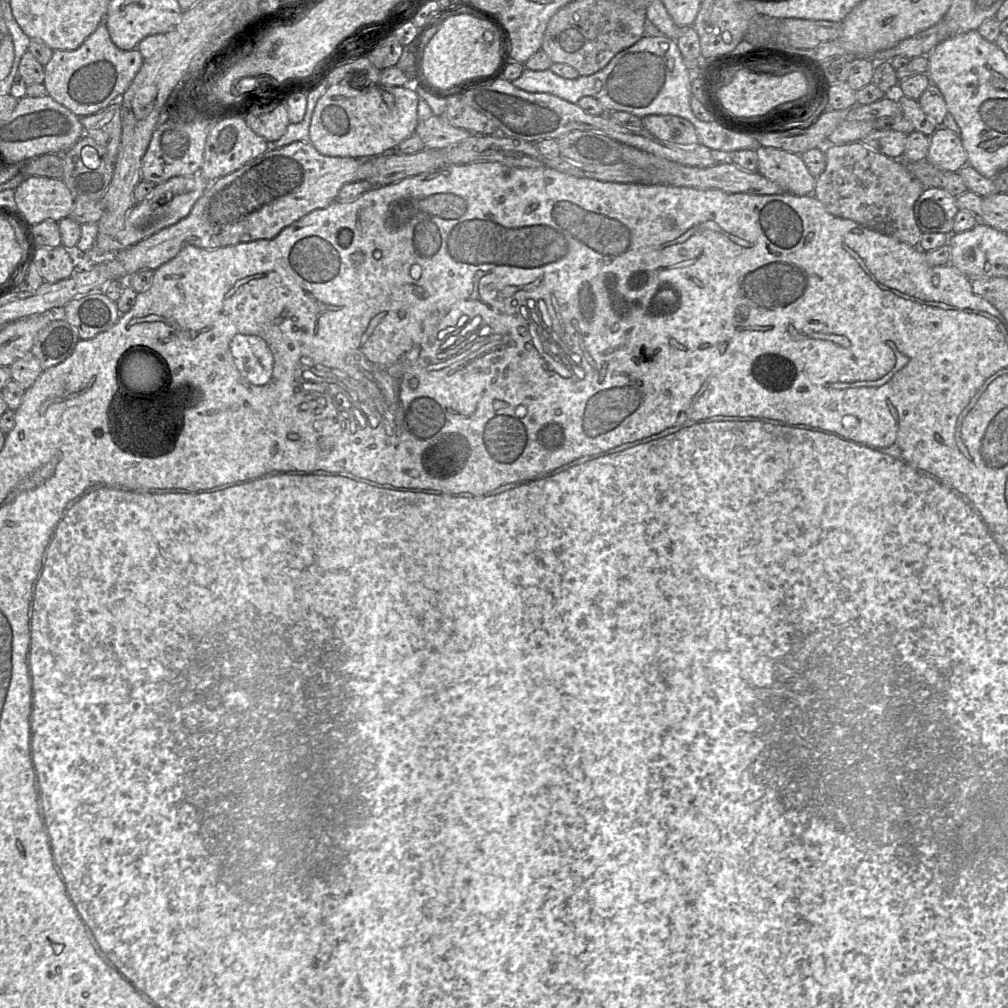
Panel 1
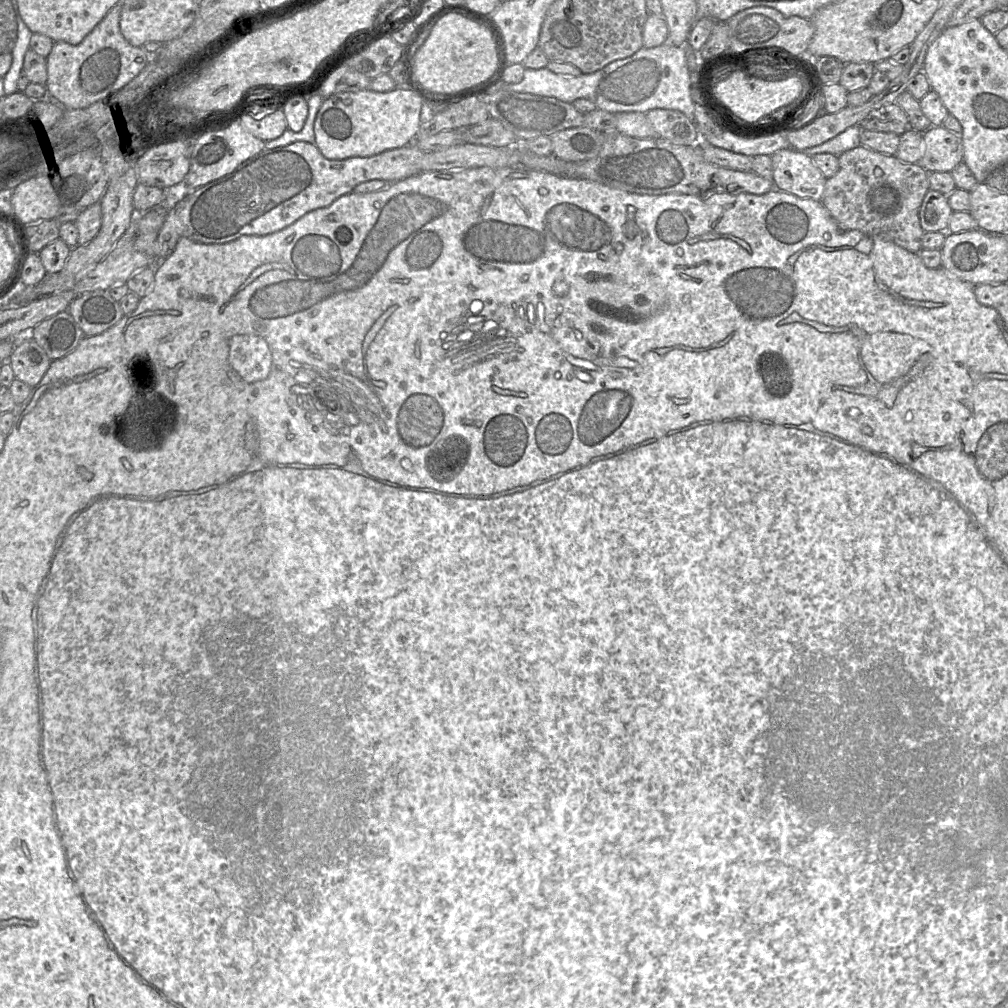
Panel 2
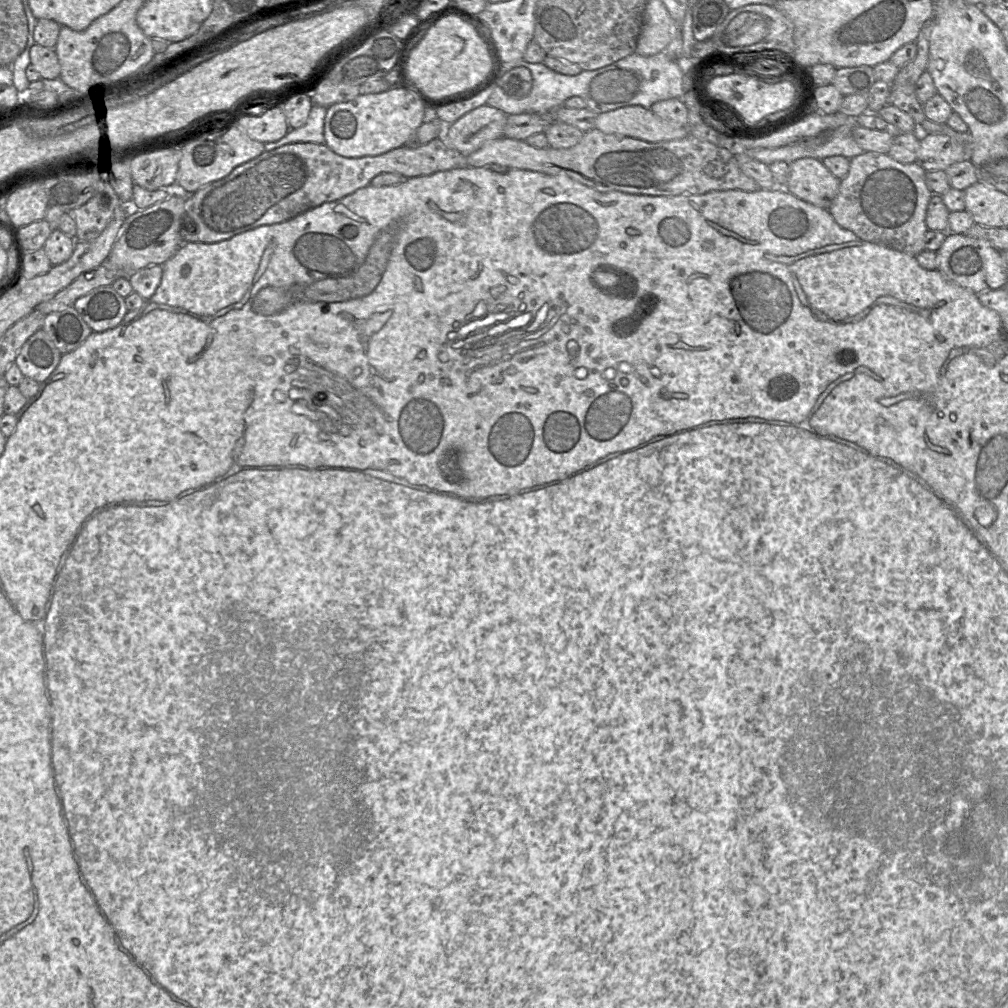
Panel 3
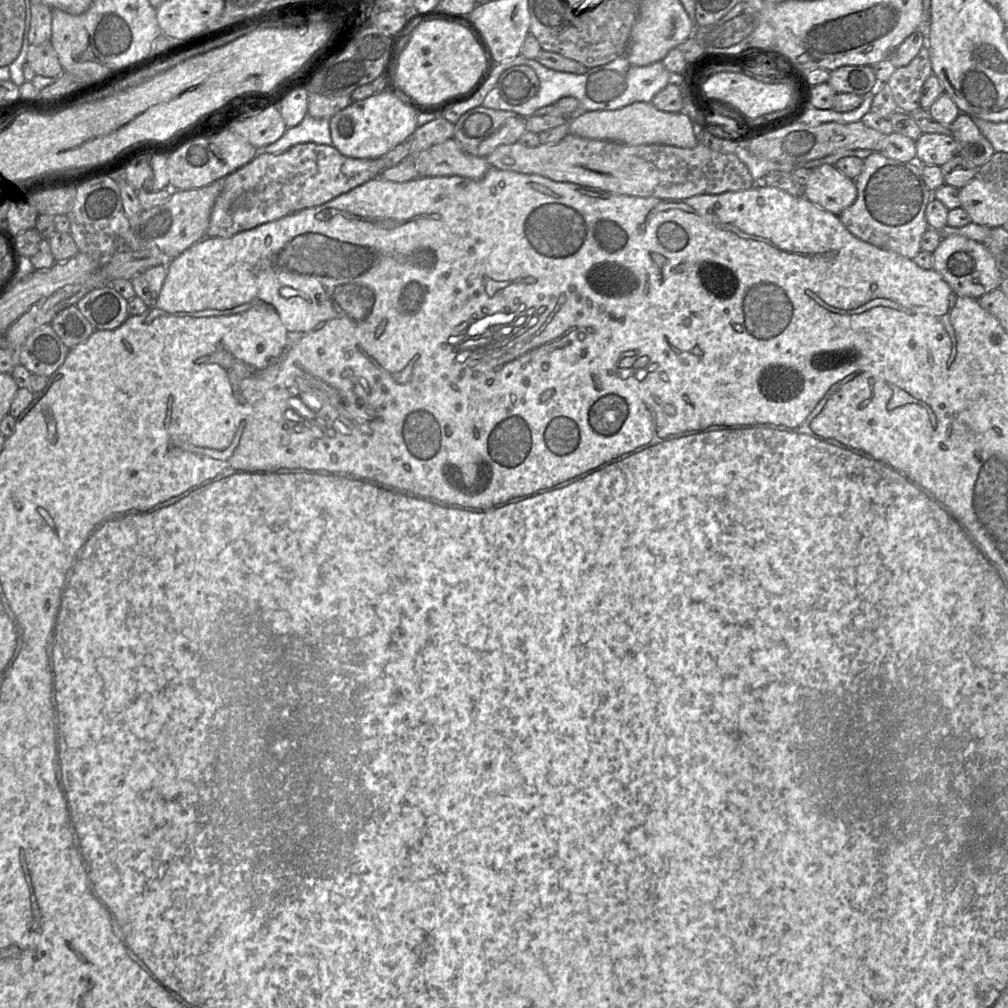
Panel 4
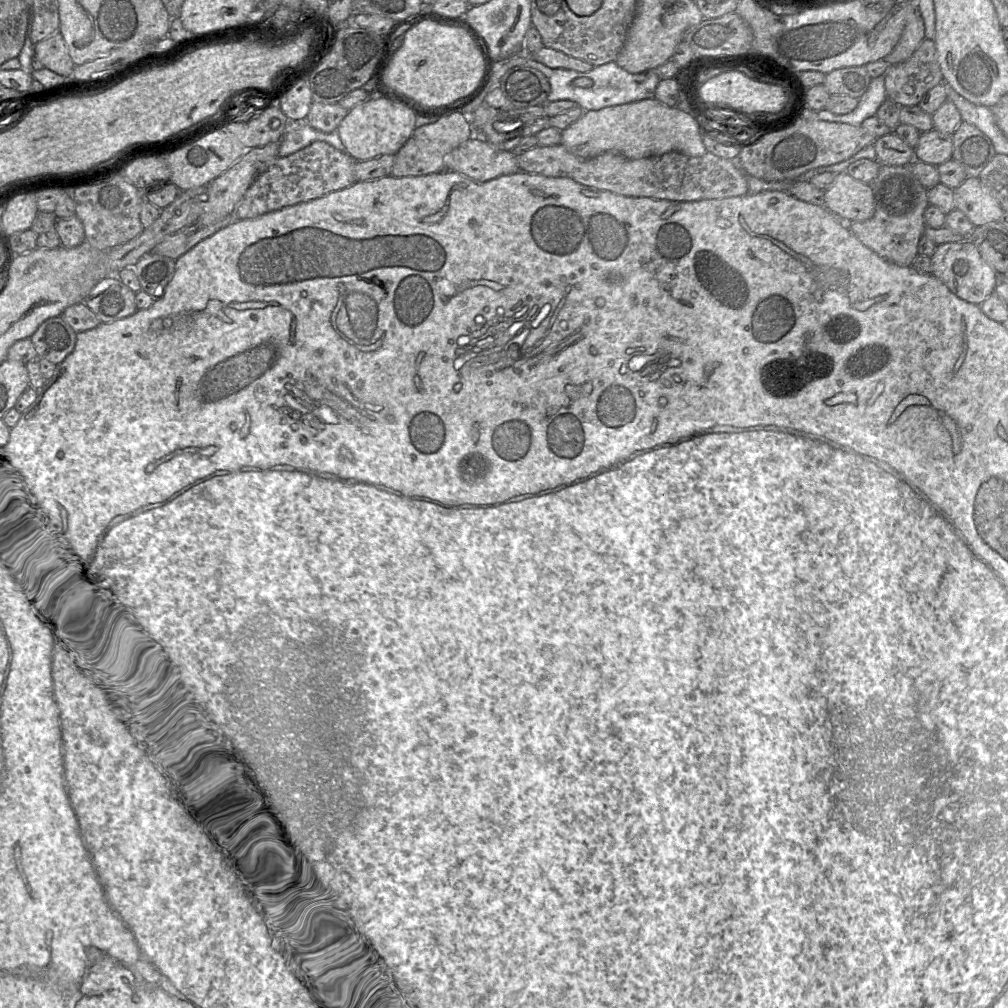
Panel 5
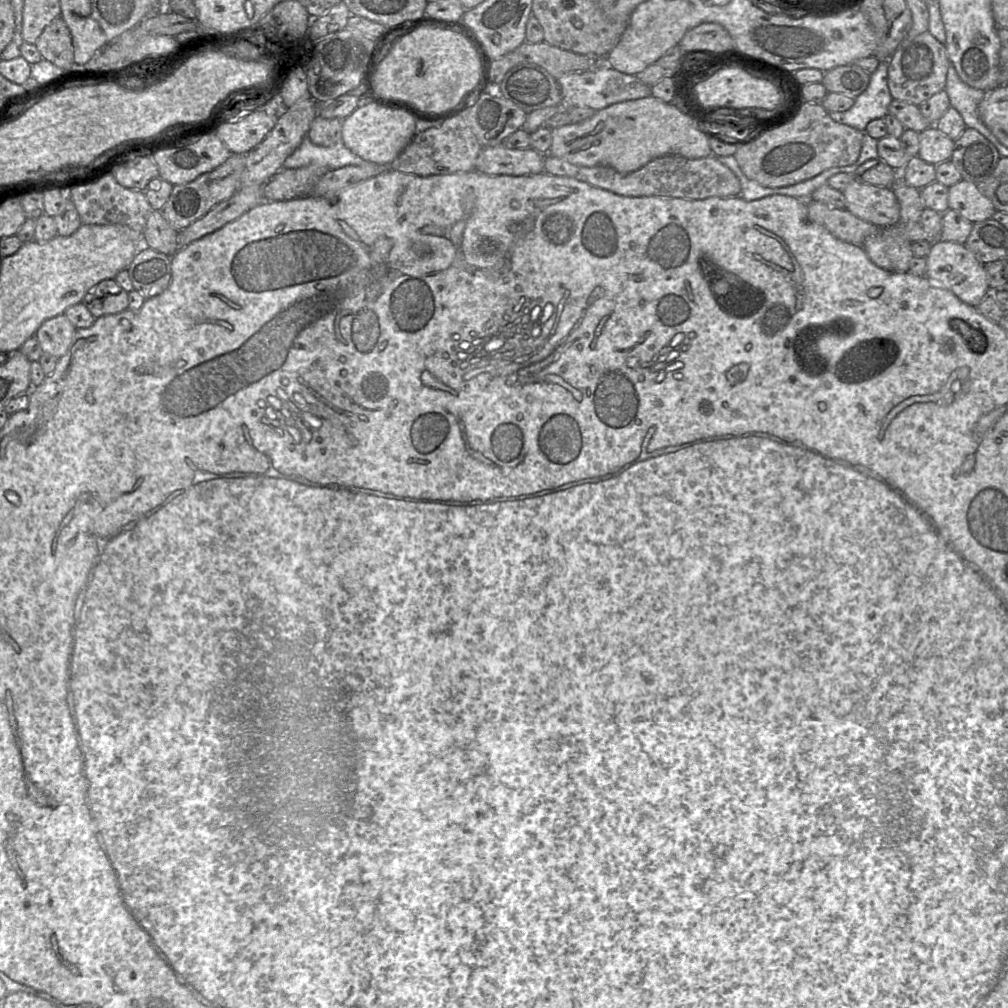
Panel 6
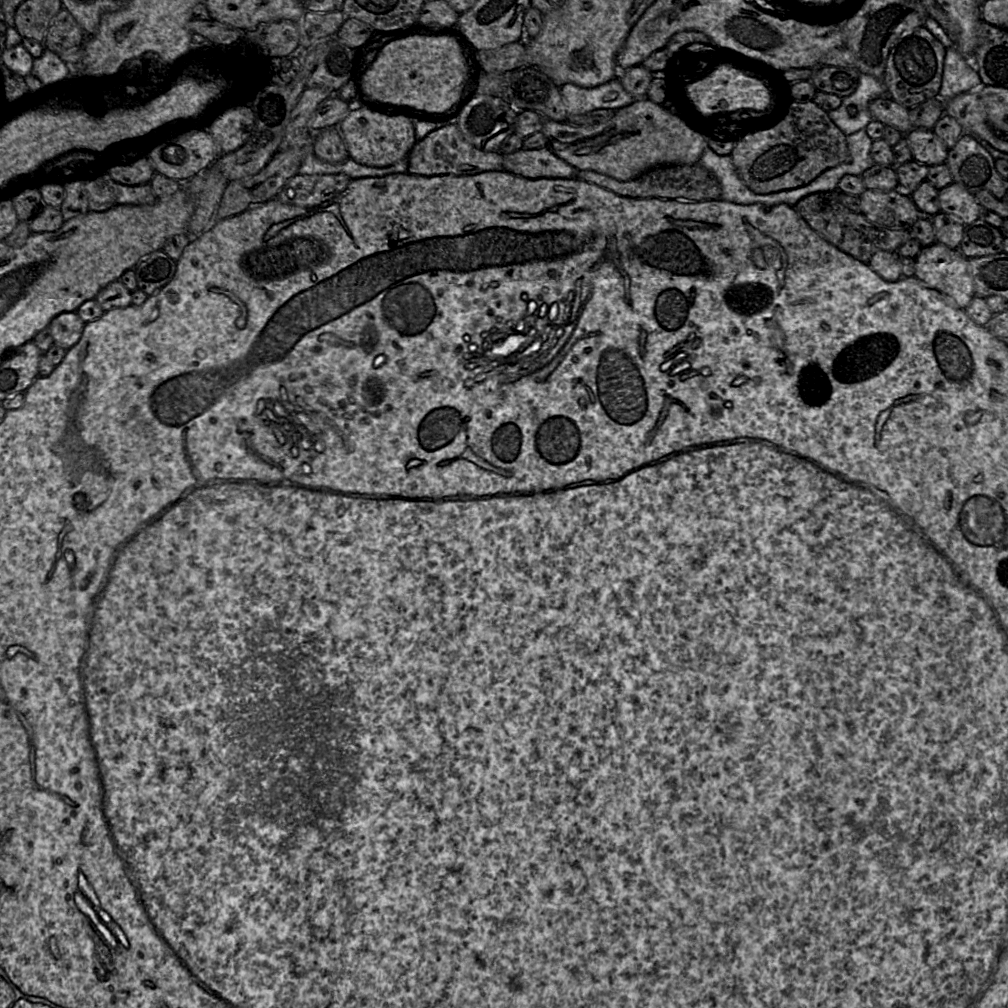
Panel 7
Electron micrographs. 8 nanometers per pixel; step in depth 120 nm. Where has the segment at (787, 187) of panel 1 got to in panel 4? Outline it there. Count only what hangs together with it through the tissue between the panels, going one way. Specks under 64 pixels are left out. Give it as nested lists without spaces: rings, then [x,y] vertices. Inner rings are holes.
[[[823,164],[811,169],[803,196],[818,207],[840,214],[857,198],[855,181],[848,178],[834,165]]]

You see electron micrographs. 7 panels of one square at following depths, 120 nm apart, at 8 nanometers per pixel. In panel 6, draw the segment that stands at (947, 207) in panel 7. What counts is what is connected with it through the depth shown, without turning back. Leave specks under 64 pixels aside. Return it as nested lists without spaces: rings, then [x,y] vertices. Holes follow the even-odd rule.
[[[963,179],[948,188],[948,205],[971,223],[992,219],[996,212],[992,201],[981,194],[978,186]]]

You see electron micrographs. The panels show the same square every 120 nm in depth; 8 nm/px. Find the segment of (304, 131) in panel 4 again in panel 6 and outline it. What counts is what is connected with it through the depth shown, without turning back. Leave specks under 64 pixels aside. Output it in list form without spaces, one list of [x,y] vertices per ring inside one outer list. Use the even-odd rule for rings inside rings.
[[[306,136],[299,147],[286,158],[283,168],[294,169],[309,165],[321,166],[330,170],[348,165],[360,166],[378,175],[391,170],[389,166],[365,161],[351,152],[343,143],[324,147],[315,145]]]

